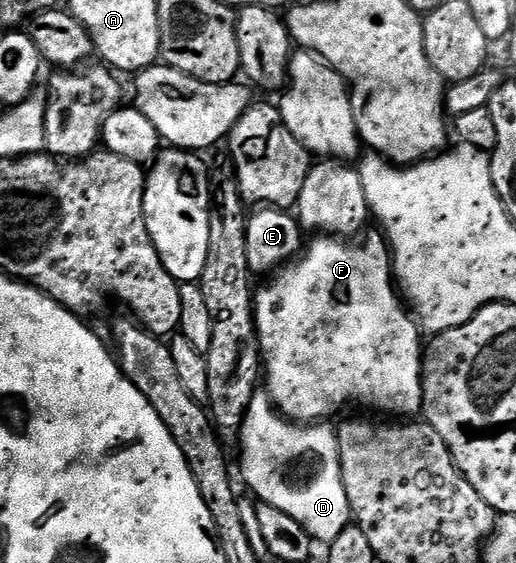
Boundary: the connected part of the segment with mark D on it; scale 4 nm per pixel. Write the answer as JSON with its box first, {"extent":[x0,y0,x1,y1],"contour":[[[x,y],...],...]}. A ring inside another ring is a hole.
{"extent":[238,392,352,543],"contour":[[[258,392],[250,400],[250,408],[244,417],[243,426],[238,431],[238,438],[244,441],[244,478],[263,505],[278,508],[278,512],[286,512],[286,516],[294,516],[294,520],[298,520],[298,524],[302,524],[302,528],[306,528],[308,535],[317,543],[332,543],[338,532],[350,525],[352,509],[346,500],[342,484],[340,451],[337,449],[338,434],[333,427],[331,430],[328,424],[289,424],[278,413],[267,393]],[[300,454],[320,454],[320,467],[317,468],[312,482],[306,483],[305,486],[295,486],[294,483],[288,482],[288,465],[298,461]]]}

